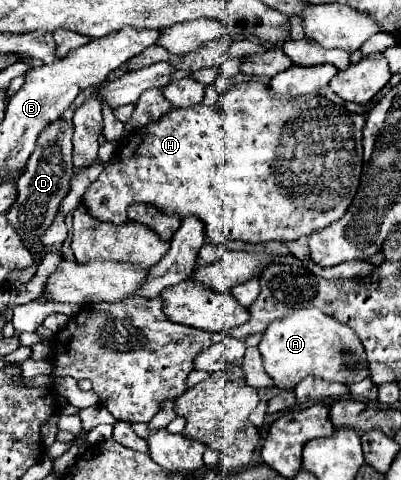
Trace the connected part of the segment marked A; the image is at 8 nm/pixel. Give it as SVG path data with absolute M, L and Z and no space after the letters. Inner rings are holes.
M318 308L296 310L284 318L274 320L262 332L258 350L264 358L264 370L278 388L294 388L306 376L318 376L328 382L352 384L364 380L368 374L366 352L360 338L346 324L326 316Z

